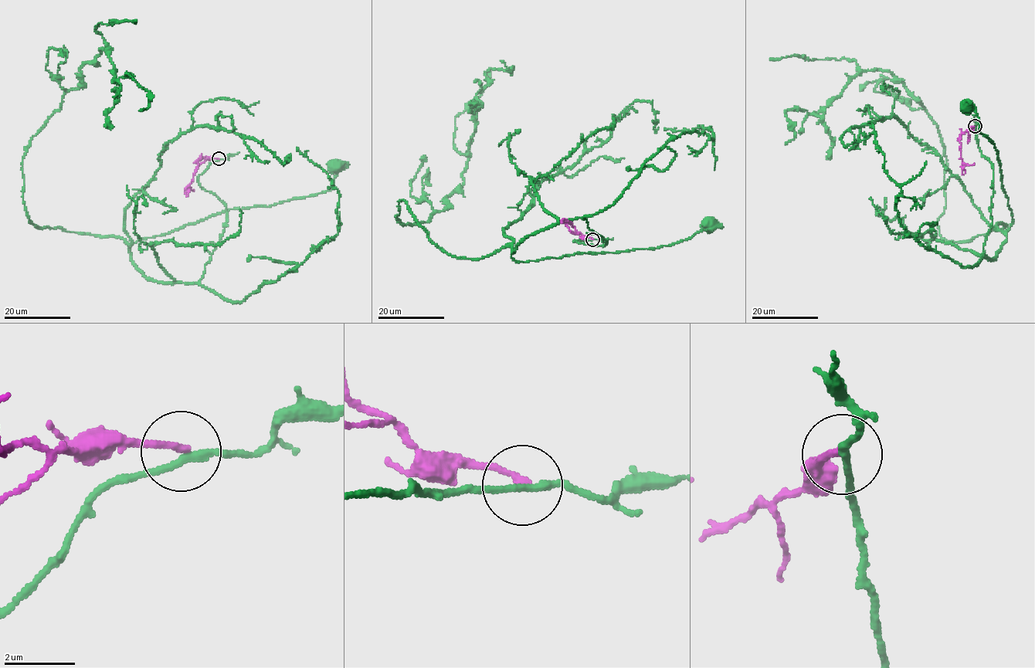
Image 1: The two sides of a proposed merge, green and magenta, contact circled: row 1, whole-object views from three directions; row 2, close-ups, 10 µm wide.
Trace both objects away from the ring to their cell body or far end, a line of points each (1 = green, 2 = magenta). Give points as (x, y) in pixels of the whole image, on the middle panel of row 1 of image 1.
1: (592, 239), (575, 241), (605, 245), (585, 218), (559, 221), (511, 256), (648, 249), (708, 232), (705, 223)
2: (592, 239), (582, 237), (568, 220), (565, 222), (570, 232)

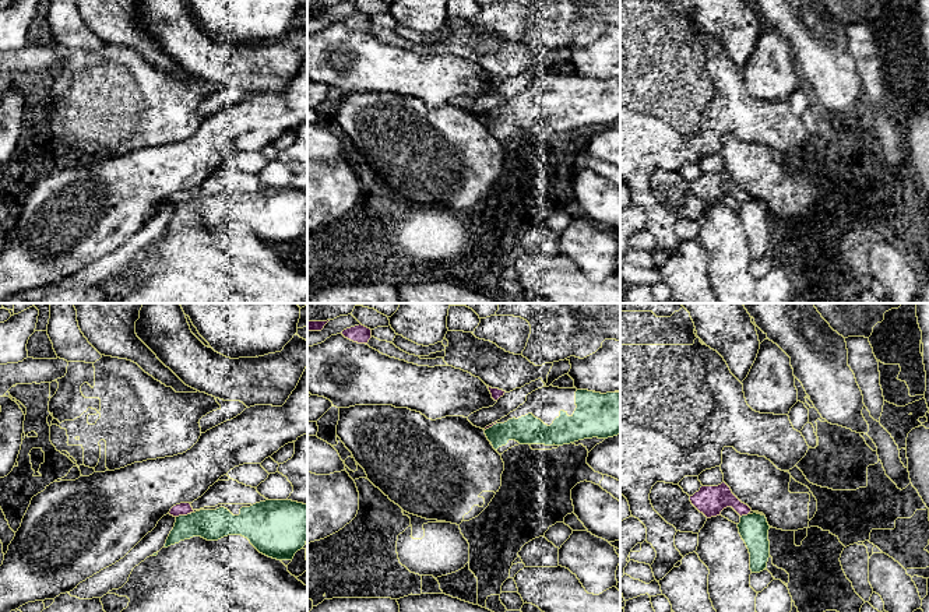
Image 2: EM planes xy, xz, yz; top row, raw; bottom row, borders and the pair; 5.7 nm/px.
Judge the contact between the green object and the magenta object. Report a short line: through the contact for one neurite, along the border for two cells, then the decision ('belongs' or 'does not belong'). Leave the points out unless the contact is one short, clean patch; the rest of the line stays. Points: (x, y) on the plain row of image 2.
xy (189, 200), (176, 204) | does not belong

